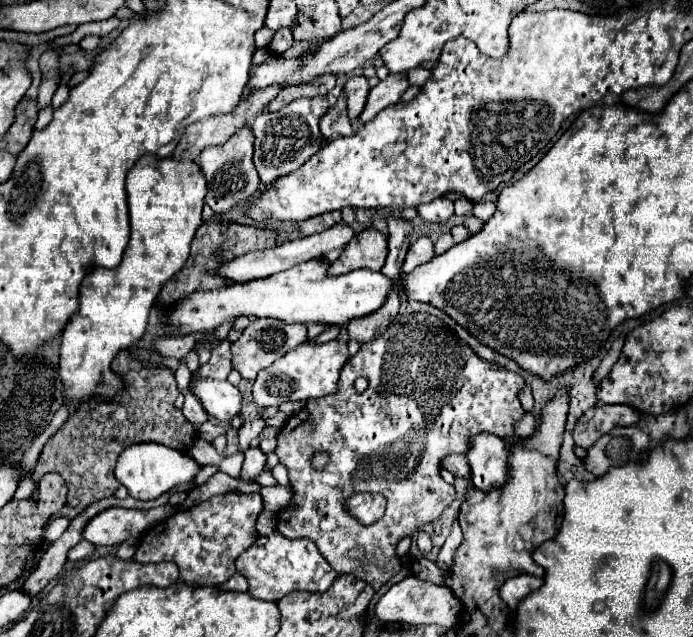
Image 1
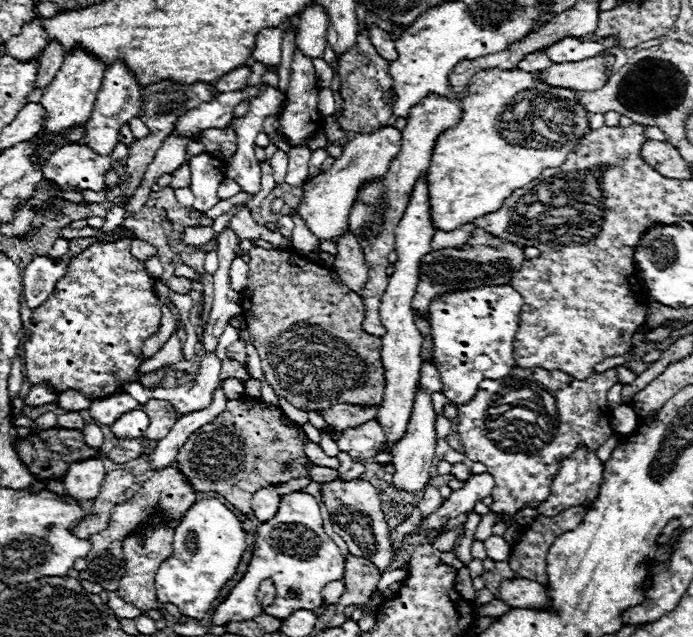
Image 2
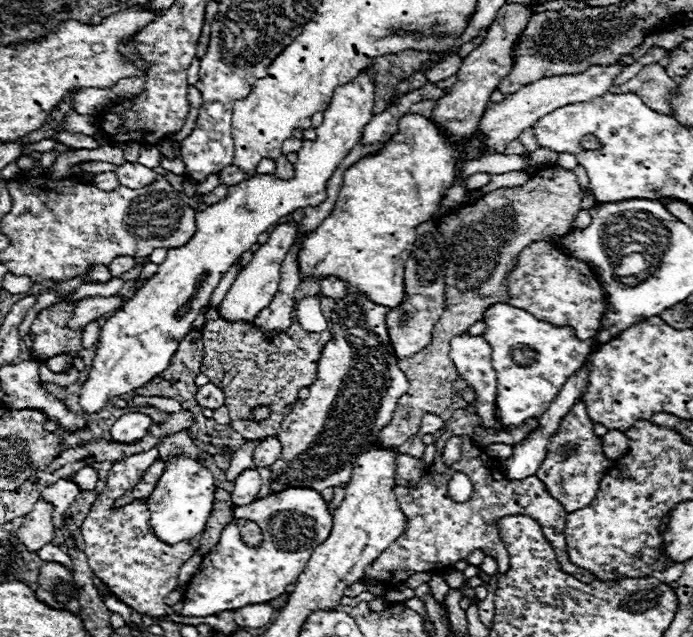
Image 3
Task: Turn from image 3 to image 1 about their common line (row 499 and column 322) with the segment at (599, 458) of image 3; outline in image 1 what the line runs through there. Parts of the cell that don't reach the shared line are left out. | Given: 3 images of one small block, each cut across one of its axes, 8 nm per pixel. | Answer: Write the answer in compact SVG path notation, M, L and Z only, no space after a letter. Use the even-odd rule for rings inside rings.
M274 532L270 536L258 536L252 548L238 556L236 568L248 580L248 594L270 602L278 602L290 592L326 592L338 578L336 570L328 564L328 560L320 554L312 540L290 540L284 538L280 532Z

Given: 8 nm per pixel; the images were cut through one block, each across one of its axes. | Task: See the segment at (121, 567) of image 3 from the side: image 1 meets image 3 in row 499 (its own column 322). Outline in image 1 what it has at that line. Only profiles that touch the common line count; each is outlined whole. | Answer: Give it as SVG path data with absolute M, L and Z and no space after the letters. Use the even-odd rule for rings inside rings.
M324 96L292 100L278 112L264 112L254 120L254 166L260 174L264 186L270 186L276 178L286 176L300 168L312 154L318 152L320 140L320 118L328 112L328 102Z

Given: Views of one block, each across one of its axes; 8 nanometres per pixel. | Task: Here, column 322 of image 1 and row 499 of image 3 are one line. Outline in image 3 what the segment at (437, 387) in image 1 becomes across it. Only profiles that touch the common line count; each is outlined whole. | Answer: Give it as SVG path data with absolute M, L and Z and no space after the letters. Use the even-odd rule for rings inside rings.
M466 408L454 410L452 418L446 420L442 434L436 438L438 452L434 456L434 462L426 468L420 482L412 488L394 486L396 500L400 502L400 508L408 518L408 528L384 552L380 552L380 556L364 570L364 578L376 580L384 586L396 586L406 582L416 572L430 572L430 568L438 568L438 566L454 566L458 560L464 560L474 550L482 550L486 556L492 556L498 564L498 574L504 574L510 568L510 560L502 540L498 538L498 518L508 514L524 514L524 516L532 516L542 526L542 532L552 544L562 570L576 576L580 582L586 584L592 582L594 578L592 572L584 568L576 568L570 562L566 536L564 536L564 524L566 524L564 506L550 496L550 492L536 476L532 476L532 498L526 496L524 482L504 478L500 474L498 460L484 454L472 442L472 432L478 424L480 424L480 416L468 412ZM450 436L462 438L462 458L452 466L444 464L440 456L444 442ZM456 472L464 472L474 486L472 496L466 502L454 502L448 496L448 482Z

